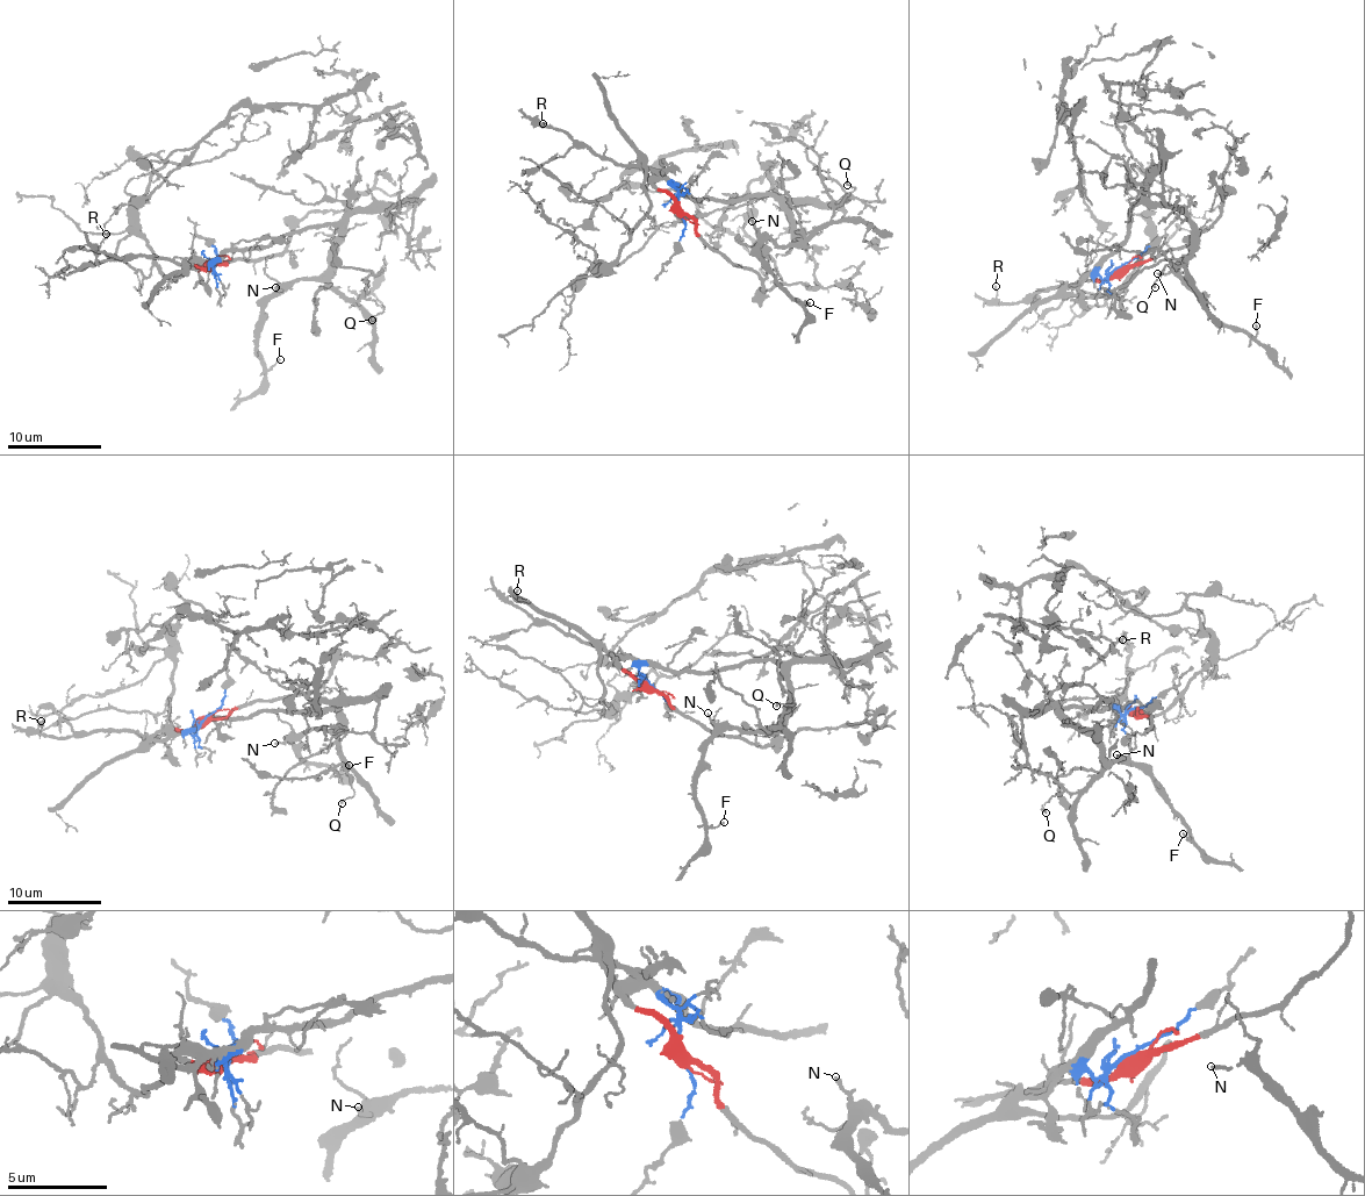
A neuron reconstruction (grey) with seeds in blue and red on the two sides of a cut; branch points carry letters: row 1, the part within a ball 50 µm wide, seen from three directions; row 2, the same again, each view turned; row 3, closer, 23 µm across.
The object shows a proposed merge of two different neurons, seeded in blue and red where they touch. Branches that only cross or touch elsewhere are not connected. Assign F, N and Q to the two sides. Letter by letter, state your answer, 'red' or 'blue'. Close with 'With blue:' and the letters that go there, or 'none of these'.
F: blue
N: blue
Q: blue
With blue: F, N, Q

